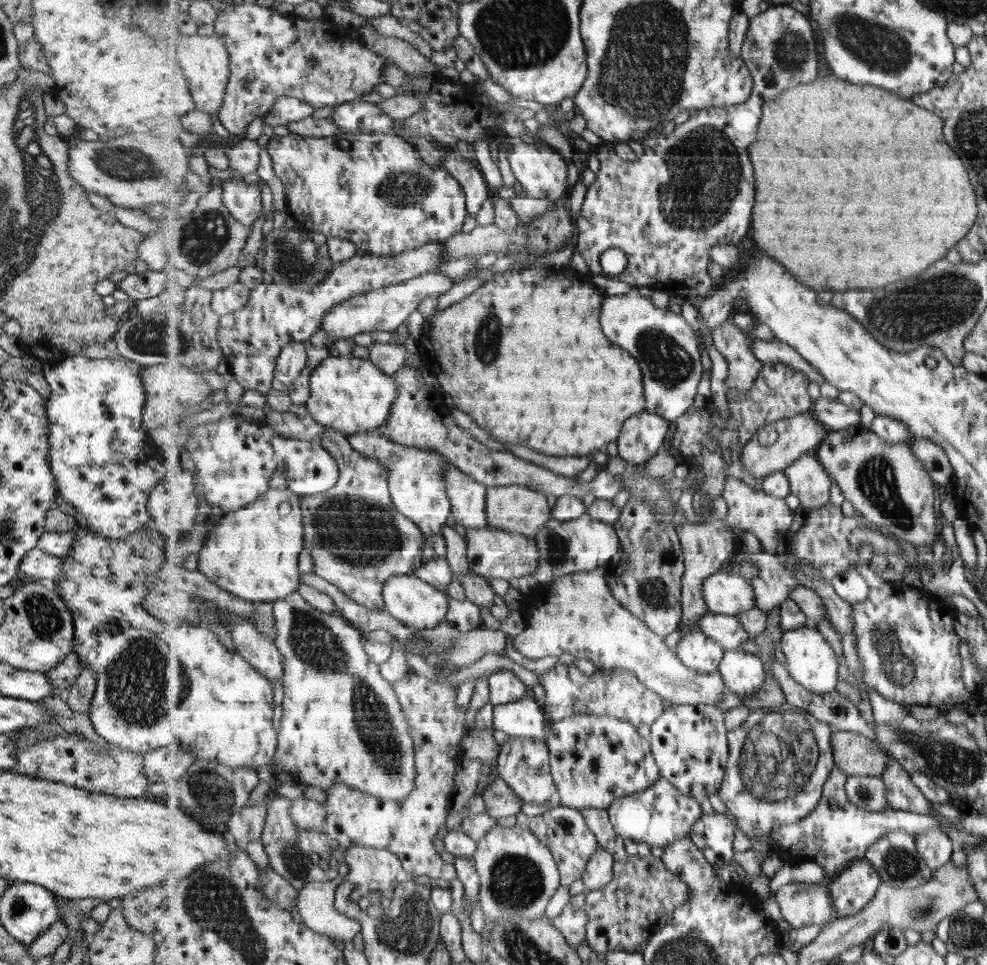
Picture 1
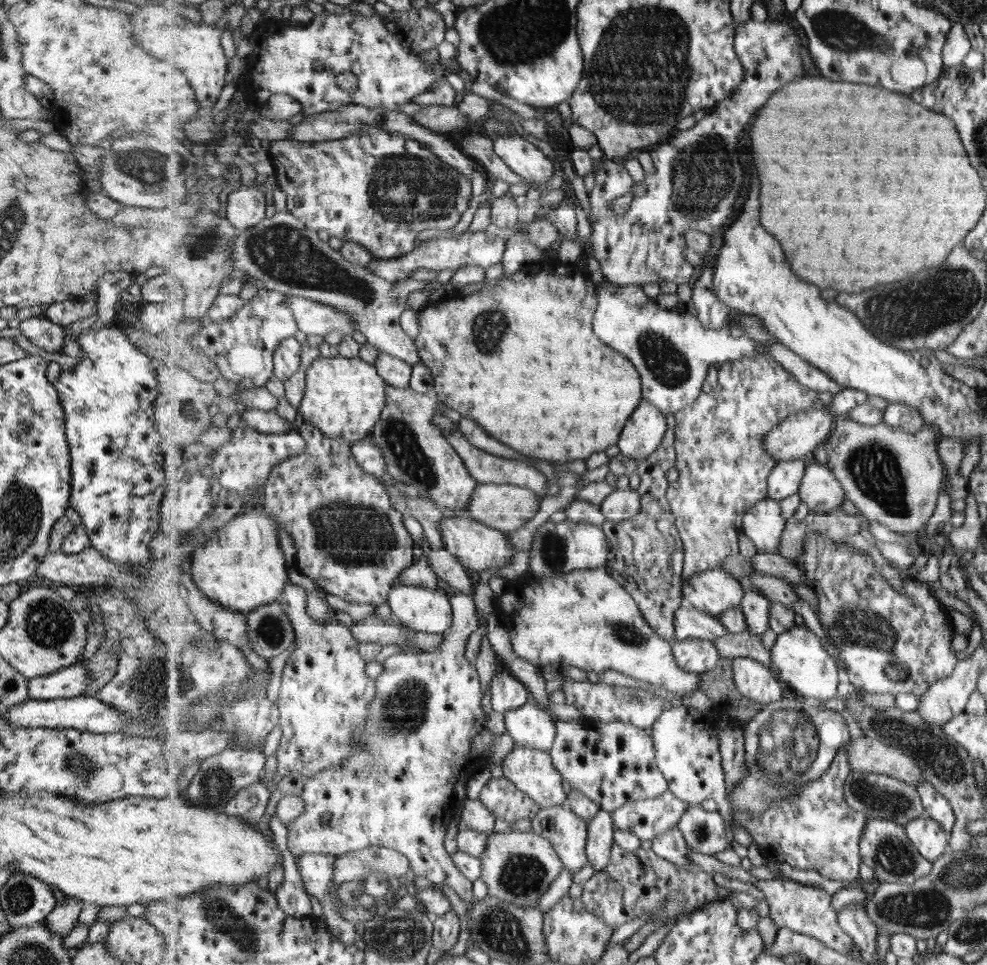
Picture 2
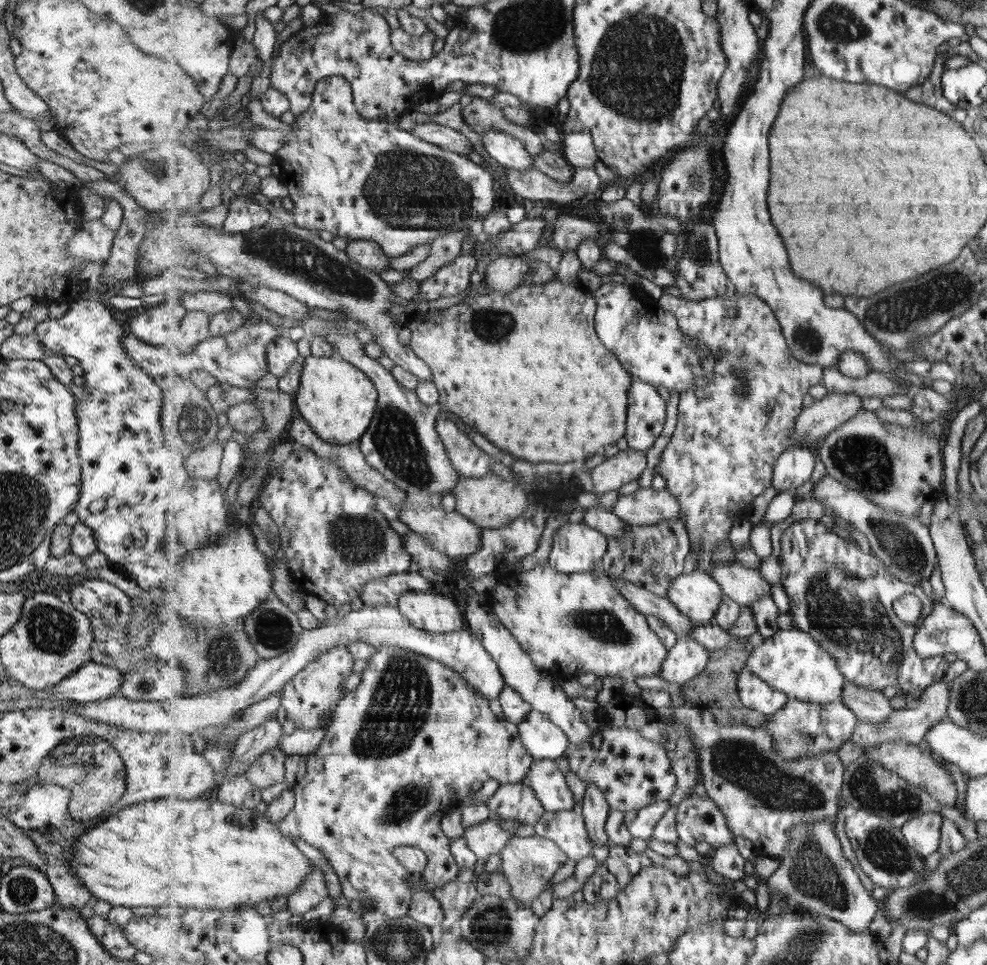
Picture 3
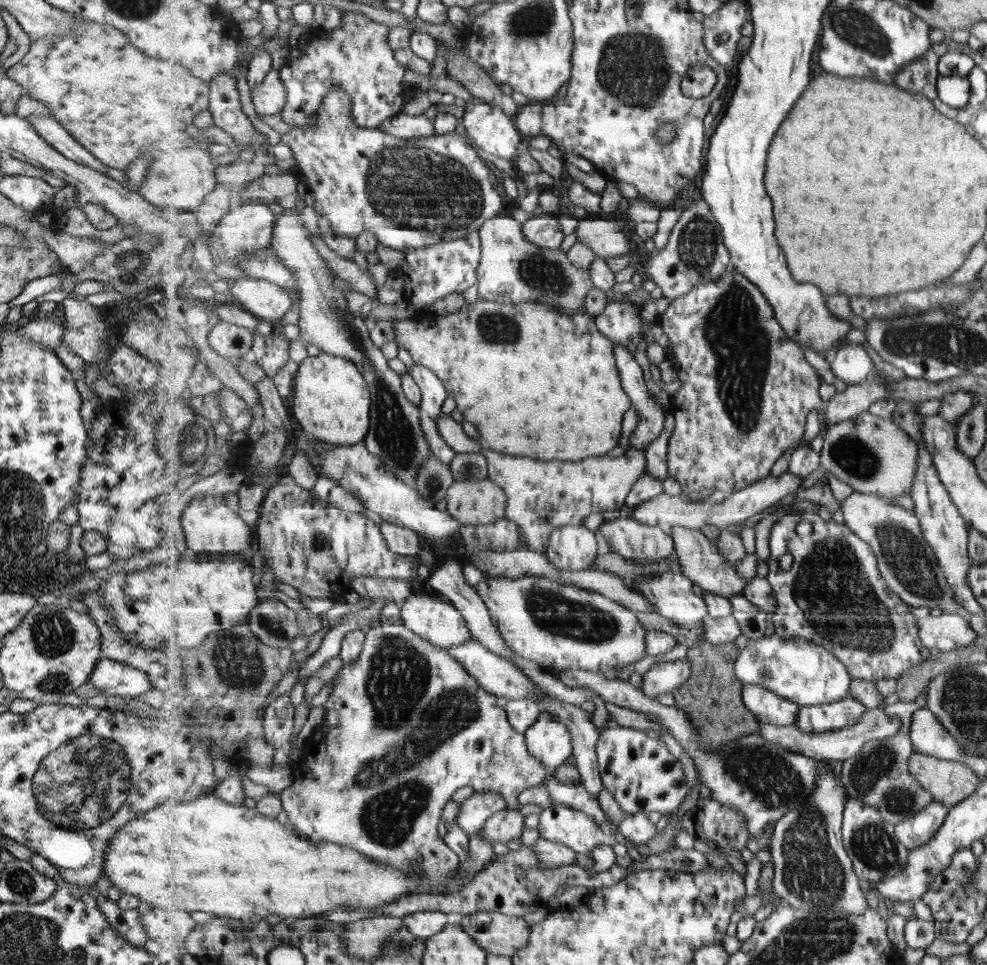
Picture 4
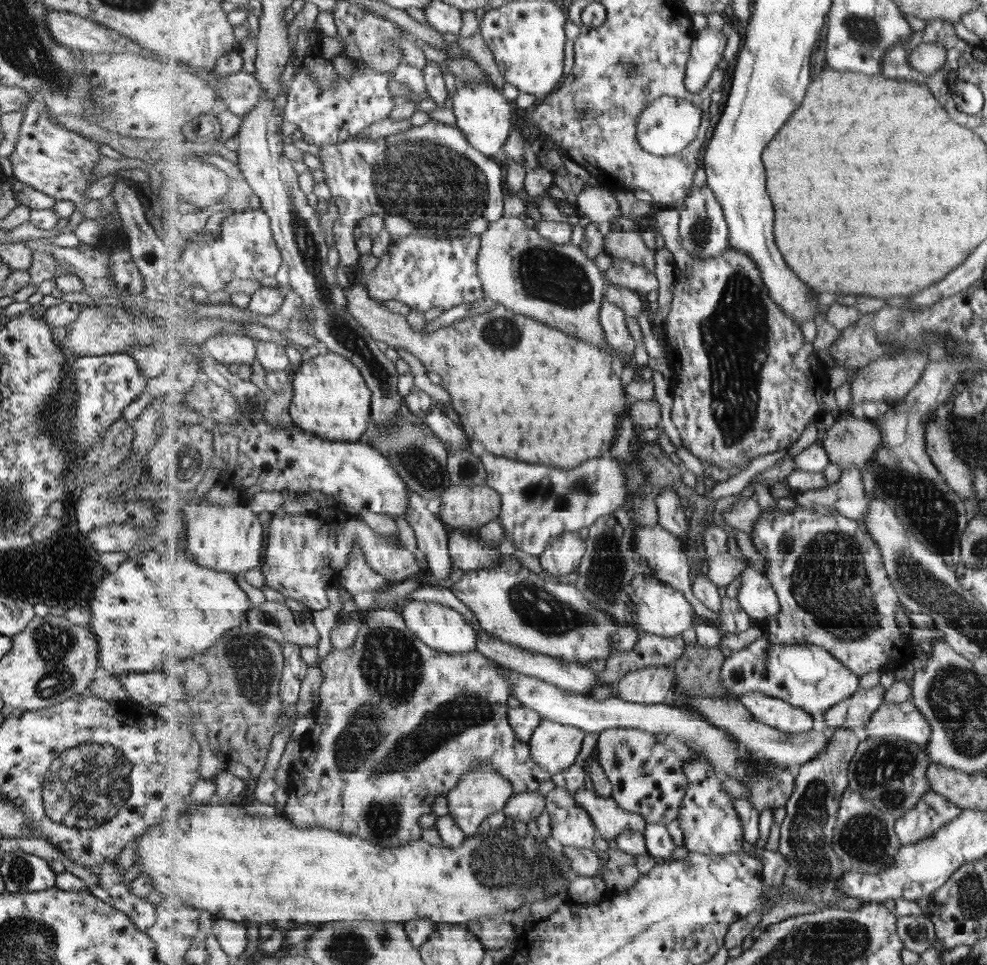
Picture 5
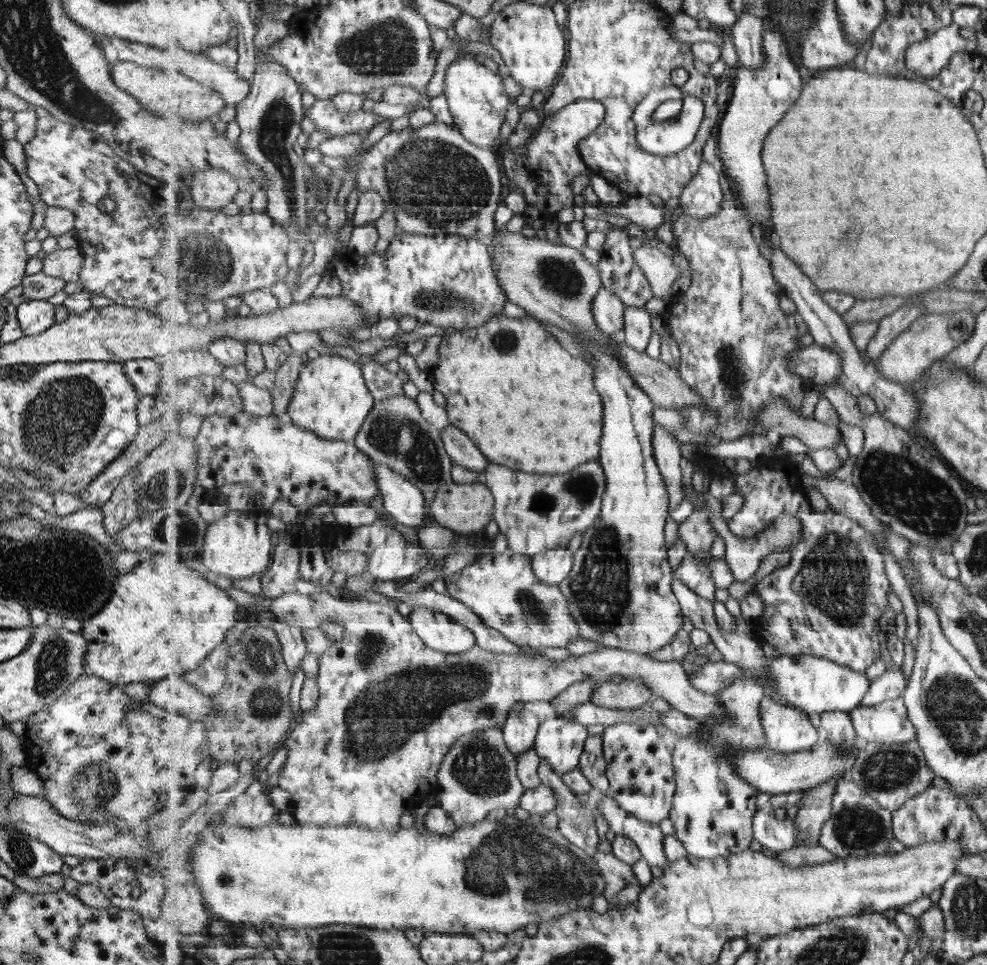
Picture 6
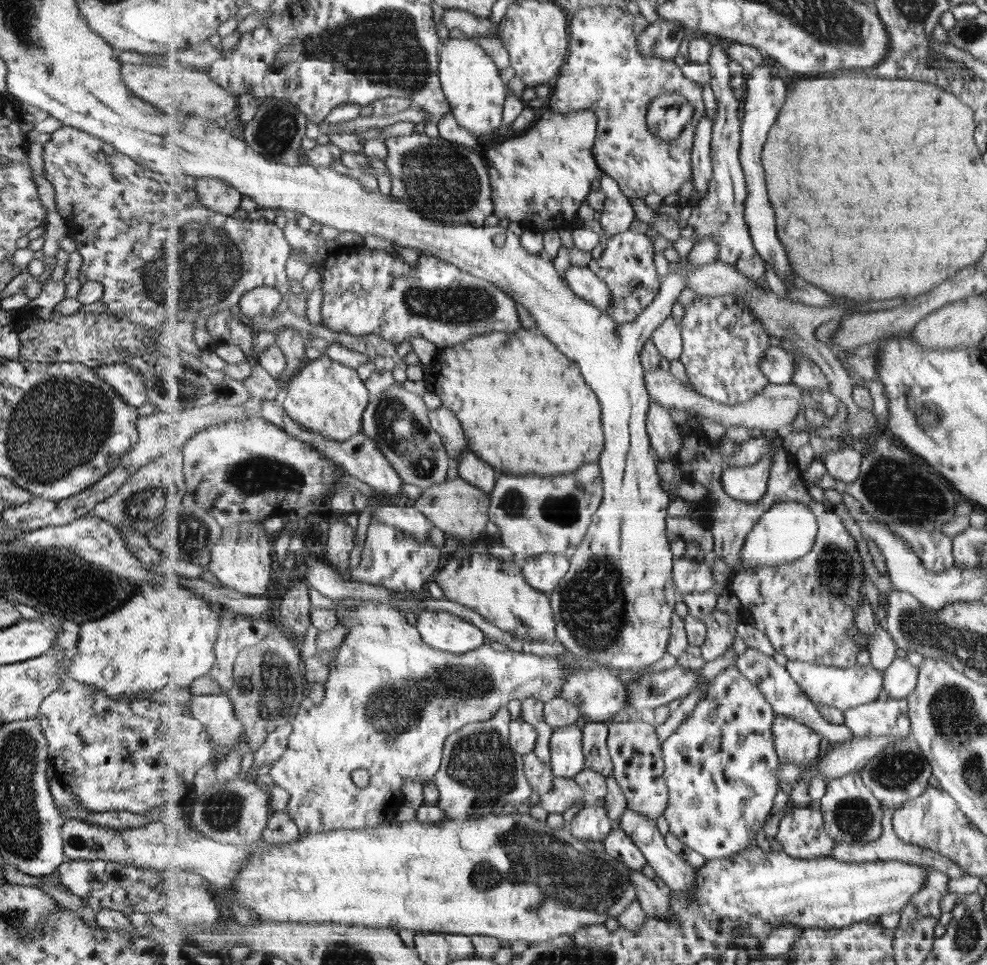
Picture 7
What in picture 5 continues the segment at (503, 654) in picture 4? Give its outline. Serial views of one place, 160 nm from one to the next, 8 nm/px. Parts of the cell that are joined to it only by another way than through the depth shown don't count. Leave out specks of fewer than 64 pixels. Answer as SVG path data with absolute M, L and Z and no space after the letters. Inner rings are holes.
M410 491L410 510L404 516L408 524L414 531L416 540L418 541L418 549L426 555L428 562L427 569L436 584L446 583L446 578L453 574L454 561L452 560L449 550L449 532L447 525L440 520L439 515L433 514L427 510L427 500L419 493Z

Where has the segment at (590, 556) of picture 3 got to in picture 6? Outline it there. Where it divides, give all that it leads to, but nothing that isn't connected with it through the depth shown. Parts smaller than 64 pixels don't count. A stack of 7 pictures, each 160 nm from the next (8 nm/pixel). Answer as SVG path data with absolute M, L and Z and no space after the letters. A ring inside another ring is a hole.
M566 548L547 550L532 557L535 574L548 585L557 586L565 581L574 569L575 555Z

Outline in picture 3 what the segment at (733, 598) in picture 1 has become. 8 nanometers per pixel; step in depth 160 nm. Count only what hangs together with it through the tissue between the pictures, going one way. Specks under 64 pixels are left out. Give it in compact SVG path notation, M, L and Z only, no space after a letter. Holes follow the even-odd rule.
M705 568L678 576L670 586L668 598L698 623L714 618L725 595L718 580Z

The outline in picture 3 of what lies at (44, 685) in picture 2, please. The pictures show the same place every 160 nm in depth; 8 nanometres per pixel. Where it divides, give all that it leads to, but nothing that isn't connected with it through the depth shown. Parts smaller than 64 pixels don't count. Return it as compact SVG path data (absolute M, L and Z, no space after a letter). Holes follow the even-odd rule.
M89 661L46 692L52 694L57 700L95 702L117 695L123 684L122 676L123 673L115 667Z

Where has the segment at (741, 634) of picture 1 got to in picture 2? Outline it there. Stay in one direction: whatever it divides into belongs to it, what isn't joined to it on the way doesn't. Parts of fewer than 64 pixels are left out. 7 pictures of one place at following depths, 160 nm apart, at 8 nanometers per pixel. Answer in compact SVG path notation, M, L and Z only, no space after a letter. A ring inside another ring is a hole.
M683 605L675 615L676 635L673 642L685 639L717 640L730 632L720 617Z

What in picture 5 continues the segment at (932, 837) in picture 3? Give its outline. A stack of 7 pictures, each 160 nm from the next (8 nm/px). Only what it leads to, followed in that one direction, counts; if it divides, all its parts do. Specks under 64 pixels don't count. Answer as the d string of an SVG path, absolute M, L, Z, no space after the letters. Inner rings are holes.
M932 790L923 796L913 810L907 812L905 816L896 822L896 833L903 846L913 845L934 835L943 826L949 825L951 821L954 821L961 813L962 807L958 803L951 802L947 797Z

